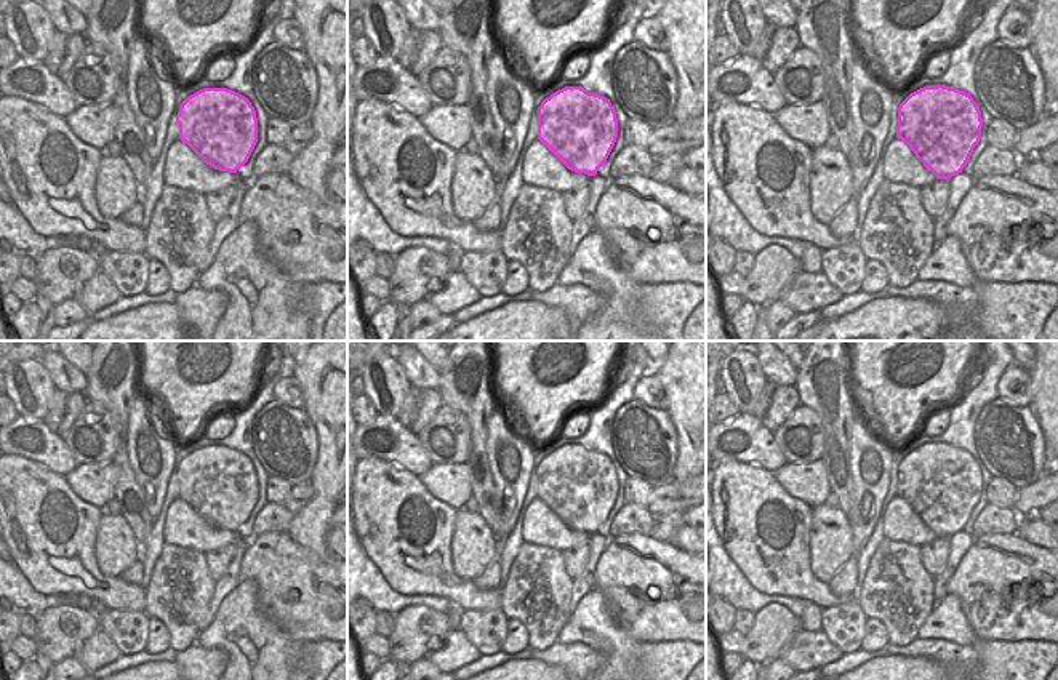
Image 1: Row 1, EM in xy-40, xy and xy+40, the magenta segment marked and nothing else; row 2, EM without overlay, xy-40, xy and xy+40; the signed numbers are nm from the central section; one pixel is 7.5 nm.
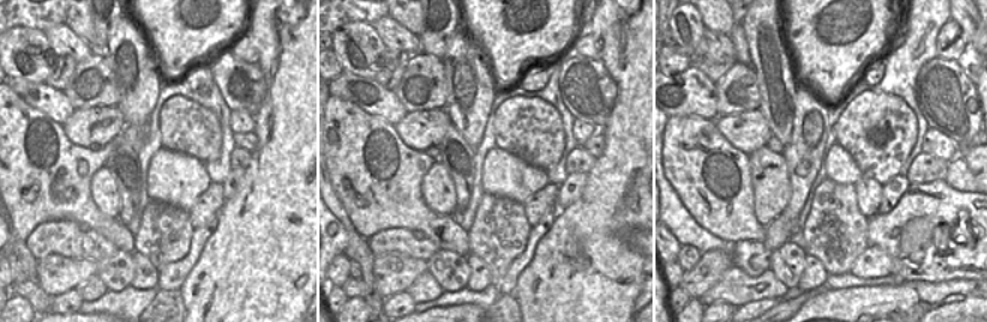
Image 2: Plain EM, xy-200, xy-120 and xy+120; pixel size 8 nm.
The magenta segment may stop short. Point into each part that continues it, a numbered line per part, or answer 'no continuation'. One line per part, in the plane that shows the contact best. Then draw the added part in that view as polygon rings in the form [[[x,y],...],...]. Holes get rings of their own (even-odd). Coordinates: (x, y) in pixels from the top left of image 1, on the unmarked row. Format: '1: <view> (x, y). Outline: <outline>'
no continuation

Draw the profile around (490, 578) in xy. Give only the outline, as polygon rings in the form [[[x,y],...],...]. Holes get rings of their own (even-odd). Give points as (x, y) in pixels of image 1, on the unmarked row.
[[[496,557],[488,566],[483,570],[480,576],[474,579],[477,589],[499,589],[501,581],[501,565]]]

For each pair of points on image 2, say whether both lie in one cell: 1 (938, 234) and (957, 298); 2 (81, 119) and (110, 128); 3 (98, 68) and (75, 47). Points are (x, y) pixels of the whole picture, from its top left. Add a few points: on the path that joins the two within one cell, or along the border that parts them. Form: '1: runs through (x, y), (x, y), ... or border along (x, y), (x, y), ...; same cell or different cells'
1: border along (971, 279), (917, 282); different cells
2: runs through (87, 128), (90, 134), (101, 128); same cell
3: border along (92, 53), (77, 62); different cells

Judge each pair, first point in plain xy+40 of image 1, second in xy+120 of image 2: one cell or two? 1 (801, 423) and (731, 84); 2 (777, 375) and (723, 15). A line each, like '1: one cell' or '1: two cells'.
1: one cell
2: one cell

